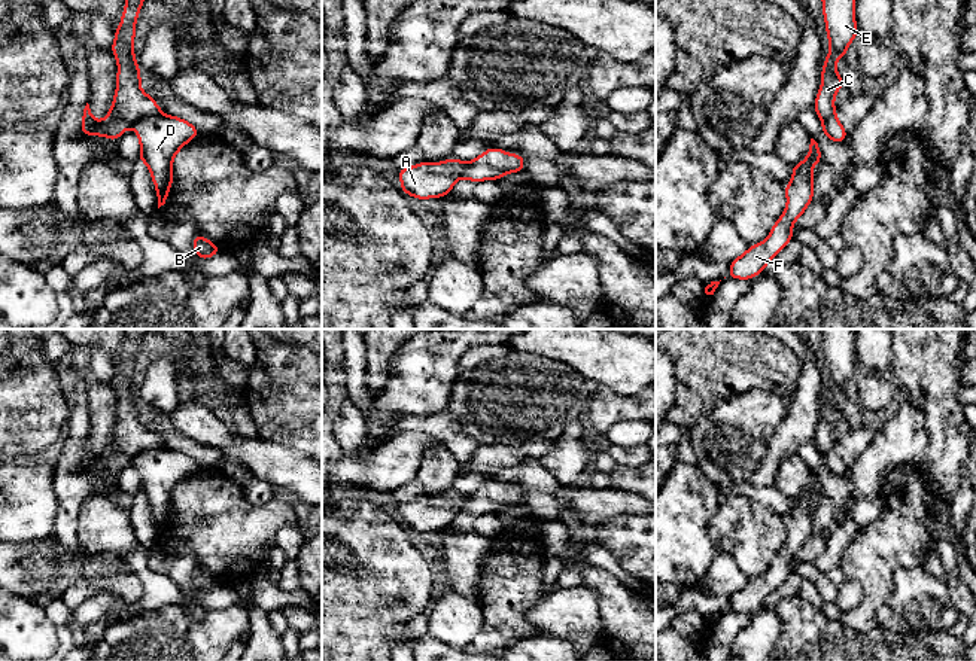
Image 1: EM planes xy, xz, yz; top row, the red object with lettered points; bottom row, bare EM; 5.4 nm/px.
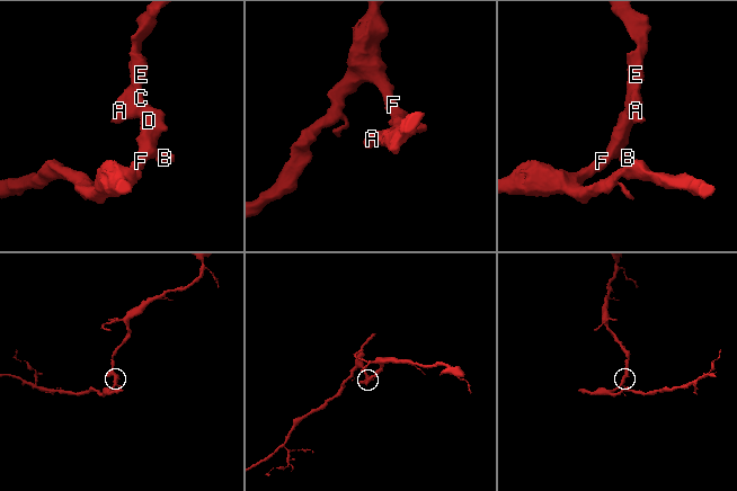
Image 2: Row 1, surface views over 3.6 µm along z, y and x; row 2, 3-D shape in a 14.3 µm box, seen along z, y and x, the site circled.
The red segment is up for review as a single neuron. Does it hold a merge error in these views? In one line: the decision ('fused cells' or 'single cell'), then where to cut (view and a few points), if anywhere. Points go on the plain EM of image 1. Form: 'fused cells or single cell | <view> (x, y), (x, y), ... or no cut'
fused cells | xy (158, 447), (140, 450), (130, 459)

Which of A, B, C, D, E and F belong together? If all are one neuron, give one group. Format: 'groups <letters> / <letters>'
groups A C E / B D F

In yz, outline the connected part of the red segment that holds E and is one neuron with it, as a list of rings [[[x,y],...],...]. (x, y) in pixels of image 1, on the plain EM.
[[[821,329],[821,335],[830,386],[824,392],[821,420],[812,441],[823,456],[834,447],[834,430],[845,418],[834,396],[845,392],[860,365],[855,356],[855,329]]]

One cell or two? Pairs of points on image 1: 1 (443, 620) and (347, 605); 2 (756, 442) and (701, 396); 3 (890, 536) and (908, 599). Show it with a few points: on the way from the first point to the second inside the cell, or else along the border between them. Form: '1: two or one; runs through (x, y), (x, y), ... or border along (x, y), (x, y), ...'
1: two; border along (432, 602), (426, 612)
2: two; border along (745, 390), (720, 399), (705, 414)
3: two; border along (918, 564), (894, 572), (893, 590), (885, 602)

